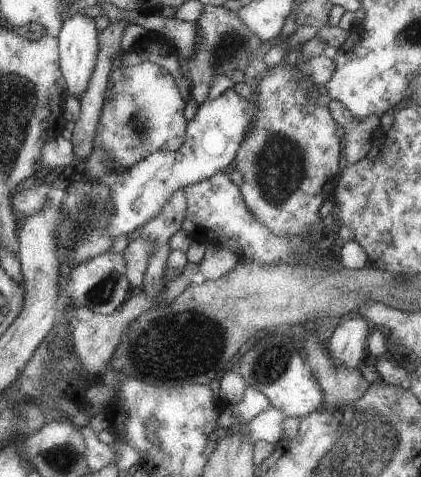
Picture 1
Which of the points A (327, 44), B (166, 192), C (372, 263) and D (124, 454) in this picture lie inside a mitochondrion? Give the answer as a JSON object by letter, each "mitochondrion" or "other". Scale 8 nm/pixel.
{"A":"other","B":"other","C":"other","D":"other"}

